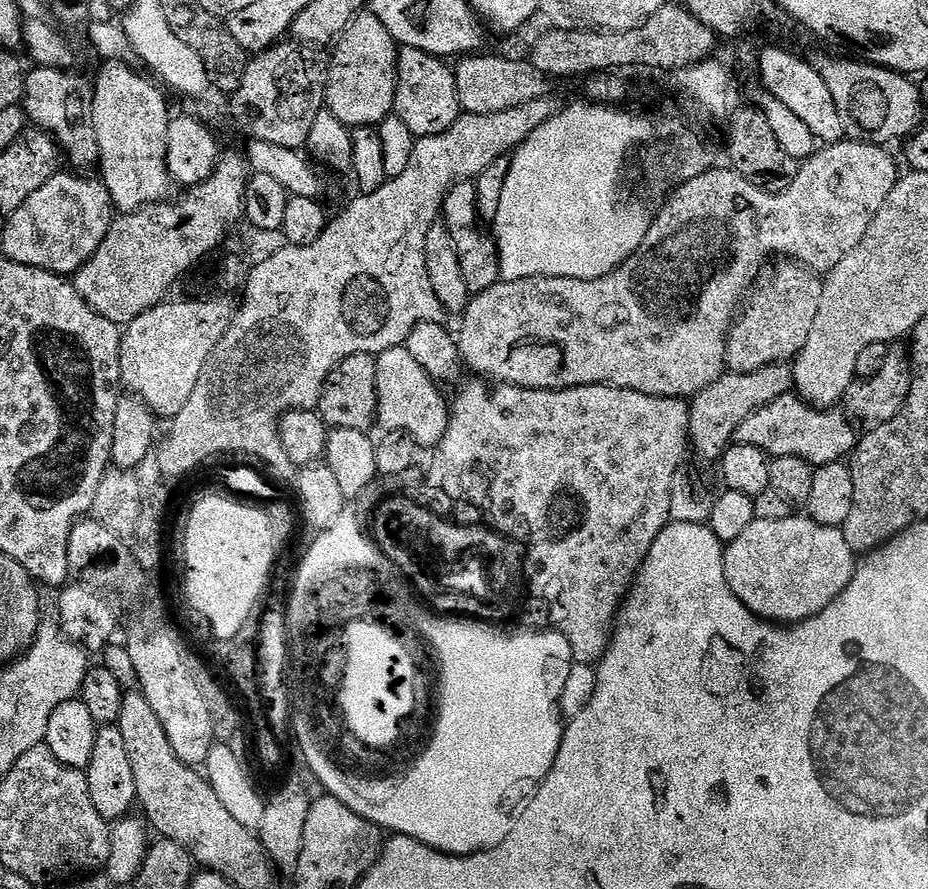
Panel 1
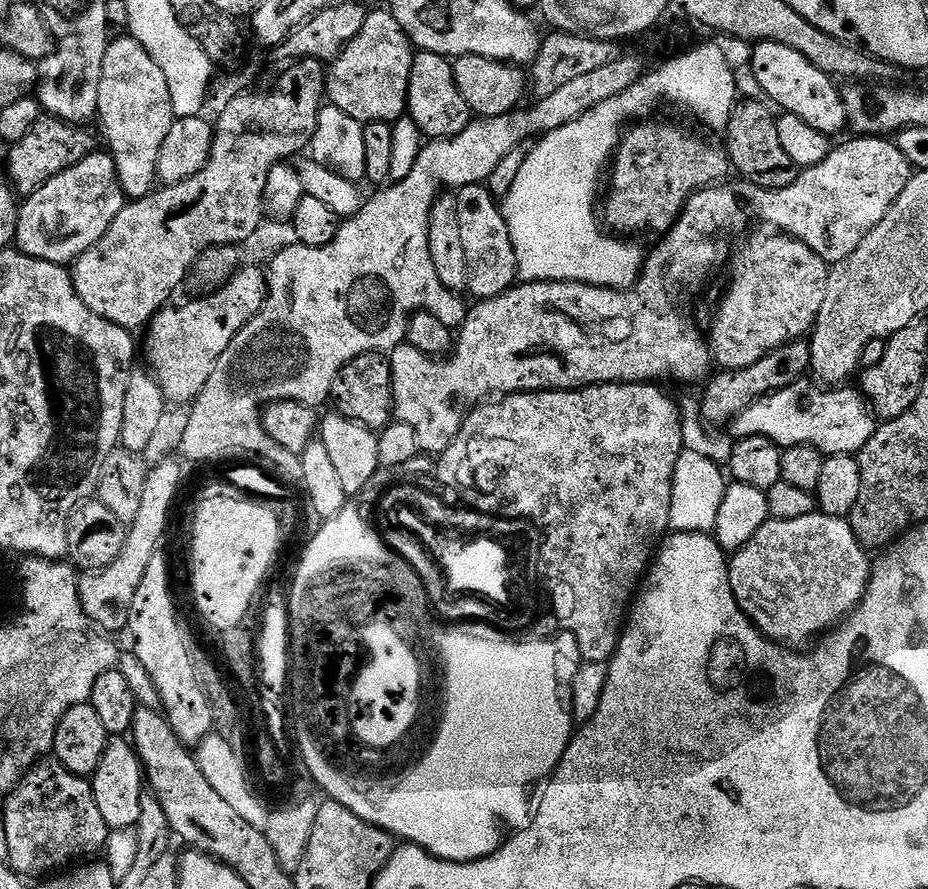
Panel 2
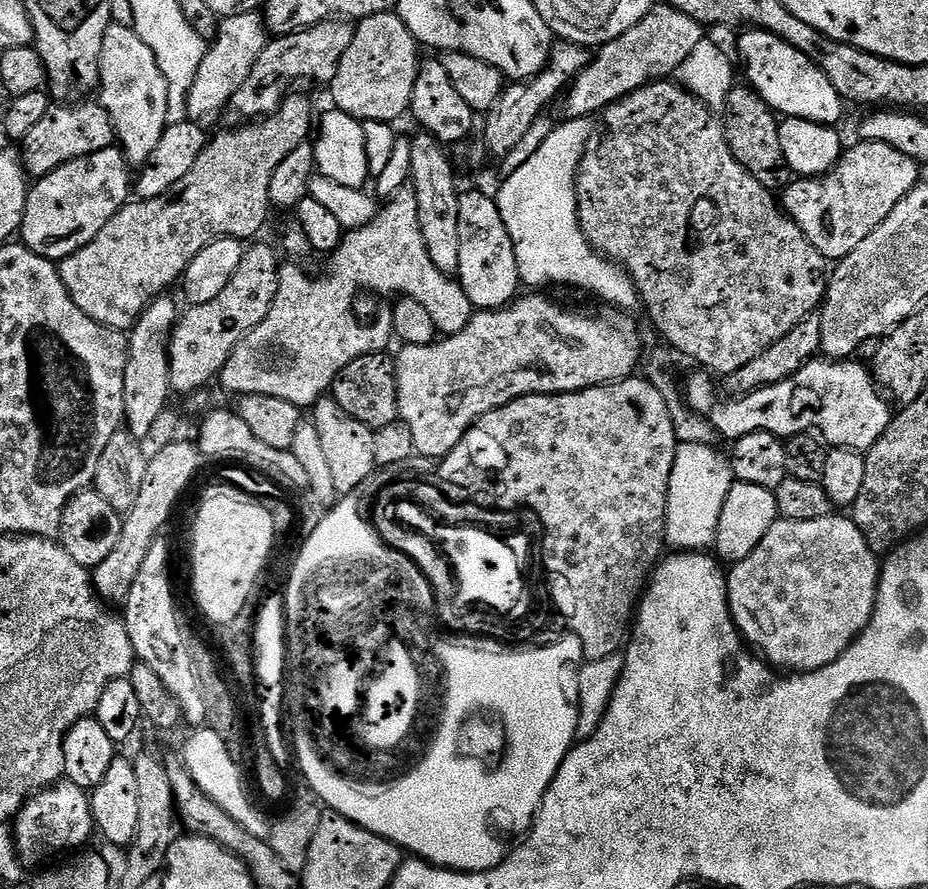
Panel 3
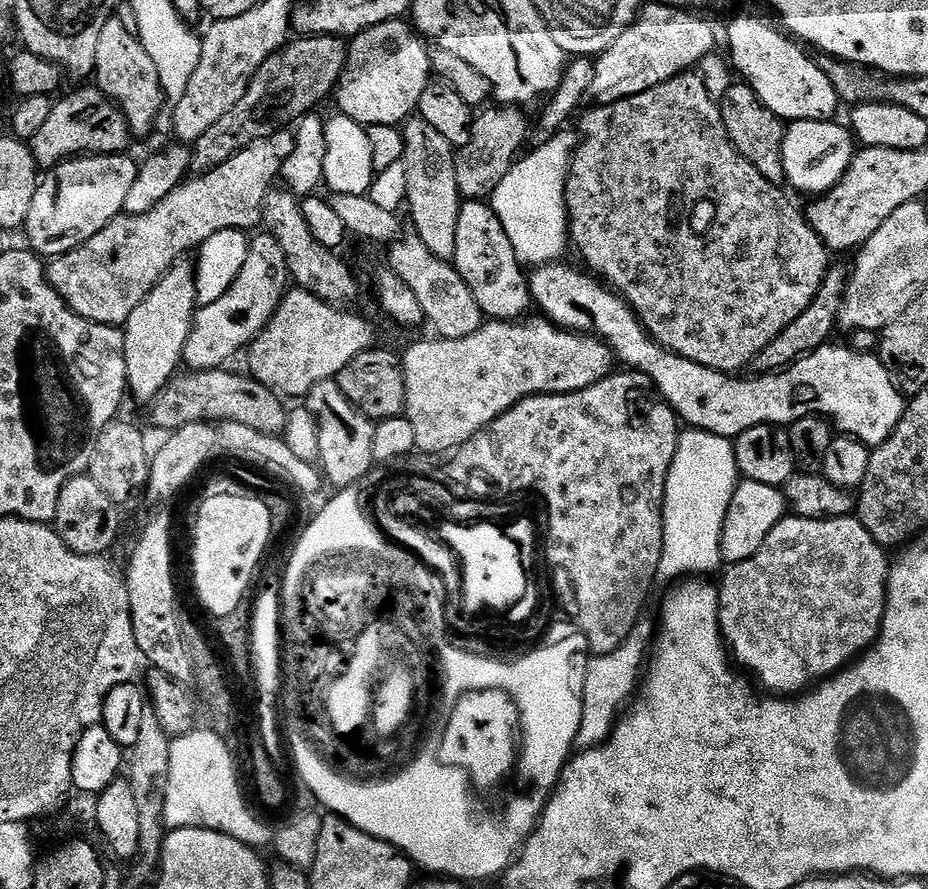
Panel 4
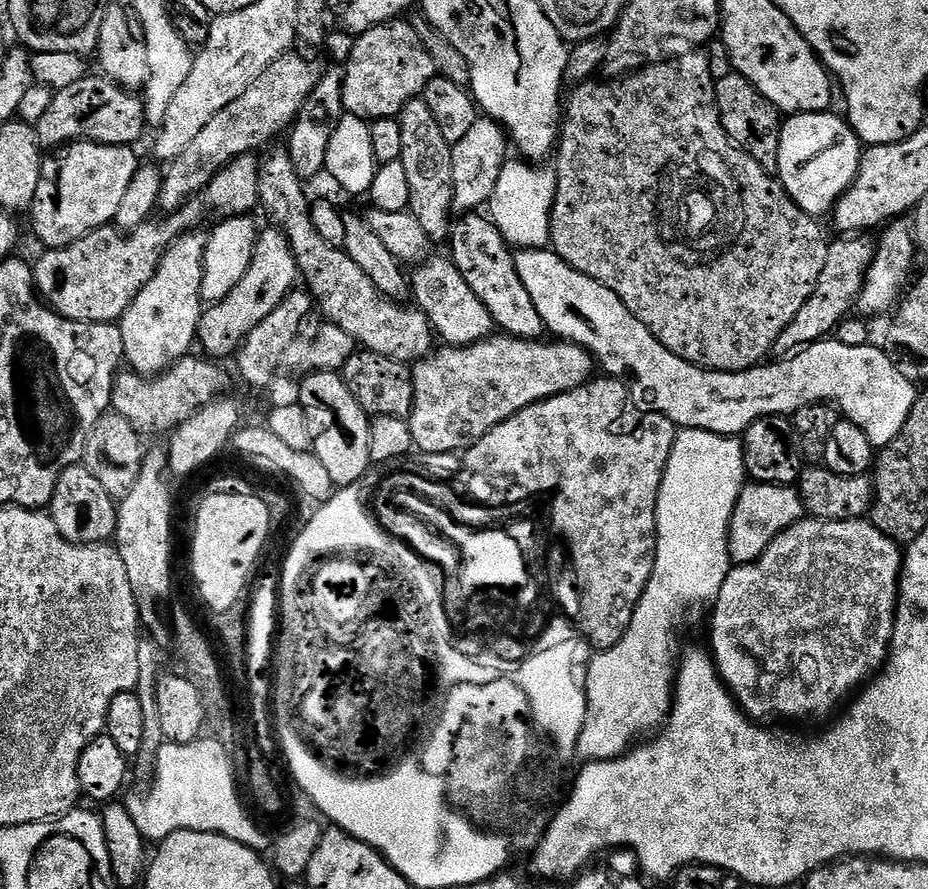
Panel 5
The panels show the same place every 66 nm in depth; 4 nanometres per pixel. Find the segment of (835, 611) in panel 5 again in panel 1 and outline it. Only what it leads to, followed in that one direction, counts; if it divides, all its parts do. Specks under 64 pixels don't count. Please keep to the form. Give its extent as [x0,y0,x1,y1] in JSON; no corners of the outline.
[724,514,857,626]

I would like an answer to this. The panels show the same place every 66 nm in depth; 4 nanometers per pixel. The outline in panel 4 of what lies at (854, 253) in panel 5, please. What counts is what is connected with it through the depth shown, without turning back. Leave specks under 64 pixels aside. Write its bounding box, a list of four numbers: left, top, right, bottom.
[754,266,849,374]

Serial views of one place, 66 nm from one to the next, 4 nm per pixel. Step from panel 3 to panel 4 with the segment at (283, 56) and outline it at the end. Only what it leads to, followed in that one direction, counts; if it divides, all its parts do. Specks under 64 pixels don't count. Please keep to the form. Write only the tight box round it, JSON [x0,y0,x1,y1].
[191,36,348,174]

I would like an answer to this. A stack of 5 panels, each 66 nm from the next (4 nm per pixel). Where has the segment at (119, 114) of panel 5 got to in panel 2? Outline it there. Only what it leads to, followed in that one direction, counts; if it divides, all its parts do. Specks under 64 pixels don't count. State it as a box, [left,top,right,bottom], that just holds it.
[6,118,97,198]

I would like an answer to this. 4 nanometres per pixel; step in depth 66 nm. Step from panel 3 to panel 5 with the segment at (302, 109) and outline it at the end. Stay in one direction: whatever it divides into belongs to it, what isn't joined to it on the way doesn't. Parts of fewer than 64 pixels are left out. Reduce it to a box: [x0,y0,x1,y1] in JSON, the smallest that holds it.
[32,154,261,324]

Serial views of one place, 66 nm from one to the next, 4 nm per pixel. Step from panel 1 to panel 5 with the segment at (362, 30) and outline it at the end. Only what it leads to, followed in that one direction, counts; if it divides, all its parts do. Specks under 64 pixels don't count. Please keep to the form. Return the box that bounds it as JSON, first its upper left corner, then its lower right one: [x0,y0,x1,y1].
[342,18,436,122]

